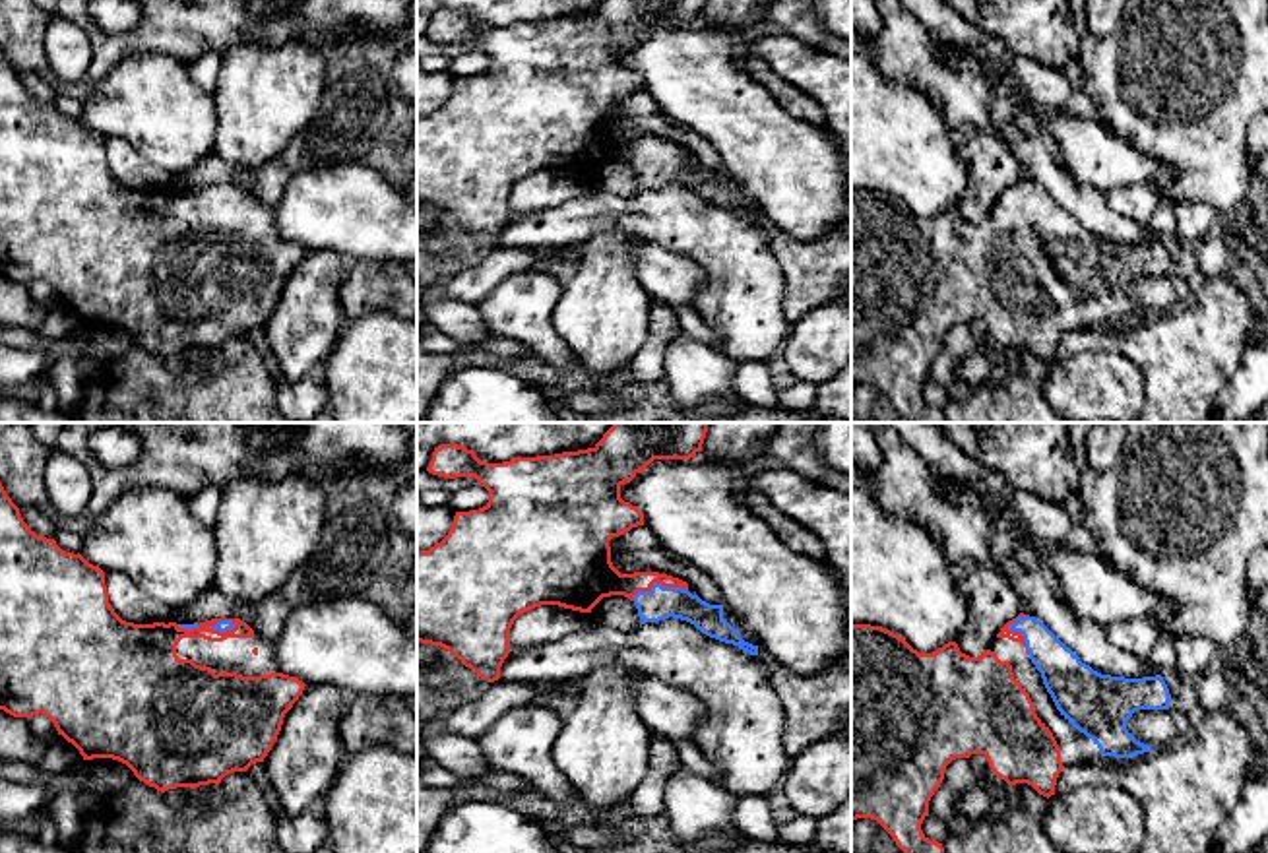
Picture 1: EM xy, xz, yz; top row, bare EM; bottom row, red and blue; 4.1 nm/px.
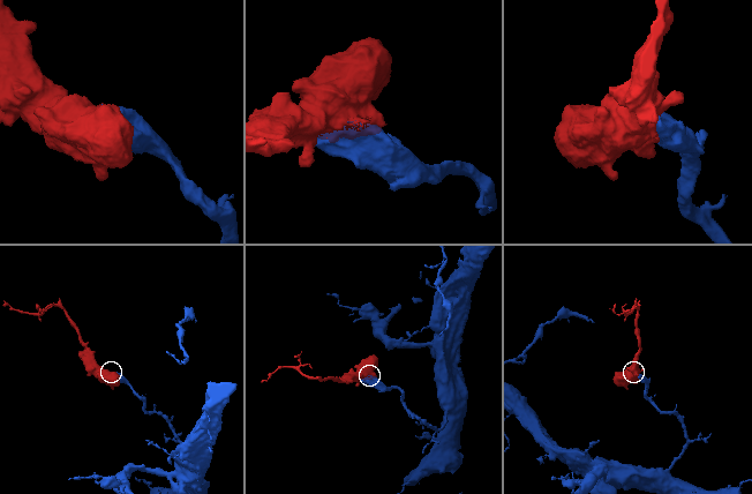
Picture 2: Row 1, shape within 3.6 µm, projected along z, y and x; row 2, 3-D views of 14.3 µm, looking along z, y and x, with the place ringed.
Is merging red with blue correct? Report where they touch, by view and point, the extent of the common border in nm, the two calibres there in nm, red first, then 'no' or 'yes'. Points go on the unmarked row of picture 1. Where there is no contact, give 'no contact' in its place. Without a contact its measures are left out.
xz (658, 148) | 240 nm | 170/140 nm | yes

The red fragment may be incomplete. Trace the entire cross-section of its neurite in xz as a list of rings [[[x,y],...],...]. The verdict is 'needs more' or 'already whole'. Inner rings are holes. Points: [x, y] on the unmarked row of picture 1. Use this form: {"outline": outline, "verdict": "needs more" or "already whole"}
{"outline": [[[603,0],[587,16],[514,23],[502,29],[481,27],[473,16],[458,10],[436,14],[427,37],[444,45],[475,43],[477,50],[489,56],[489,68],[479,76],[456,78],[448,101],[428,116],[417,118],[417,207],[448,215],[481,244],[494,248],[510,219],[510,194],[520,180],[541,171],[591,178],[603,163],[624,161],[636,171],[640,190],[669,182],[681,184],[710,204],[758,221],[758,211],[745,207],[723,184],[723,171],[710,171],[692,161],[688,149],[679,143],[659,138],[620,140],[611,128],[609,107],[644,91],[644,79],[620,64],[620,52],[653,25],[694,23],[702,16],[704,4],[706,0]]], "verdict": "needs more"}

